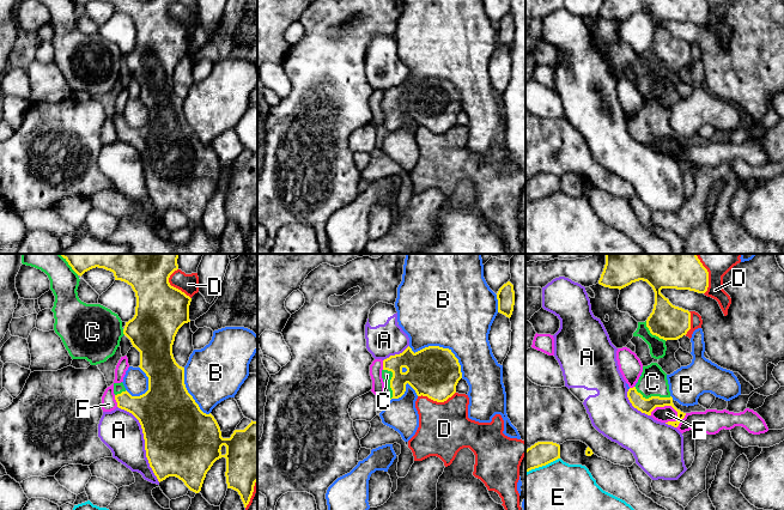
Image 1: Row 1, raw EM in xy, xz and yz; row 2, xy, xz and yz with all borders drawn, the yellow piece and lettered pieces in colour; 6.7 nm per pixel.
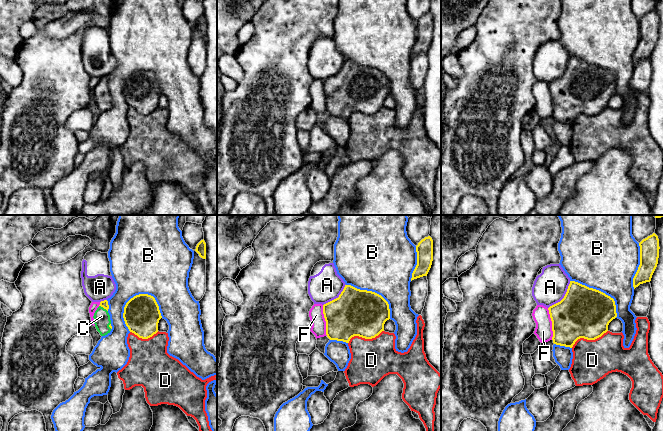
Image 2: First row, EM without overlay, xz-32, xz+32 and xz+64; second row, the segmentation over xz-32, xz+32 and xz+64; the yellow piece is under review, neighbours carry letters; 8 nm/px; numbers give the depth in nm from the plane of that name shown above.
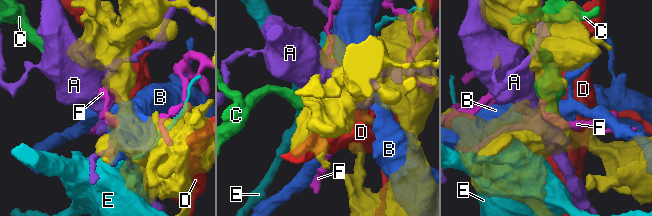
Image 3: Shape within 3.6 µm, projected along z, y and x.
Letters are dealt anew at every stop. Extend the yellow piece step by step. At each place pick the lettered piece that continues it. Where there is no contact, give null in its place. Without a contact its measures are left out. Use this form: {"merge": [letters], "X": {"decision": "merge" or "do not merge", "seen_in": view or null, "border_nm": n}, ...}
{"merge": ["C"], "A": {"decision": "do not merge", "seen_in": "xy", "border_nm": 600}, "B": {"decision": "do not merge", "seen_in": "xz", "border_nm": 420}, "C": {"decision": "merge", "seen_in": "yz", "border_nm": 260}, "D": {"decision": "do not merge", "seen_in": "yz", "border_nm": 280}, "E": {"decision": "do not merge", "seen_in": "yz", "border_nm": 260}, "F": {"decision": "do not merge", "seen_in": "yz", "border_nm": 200}}

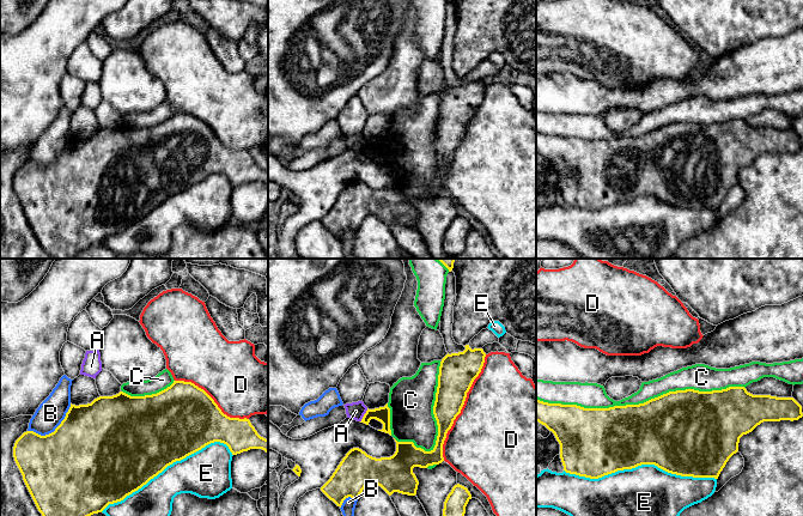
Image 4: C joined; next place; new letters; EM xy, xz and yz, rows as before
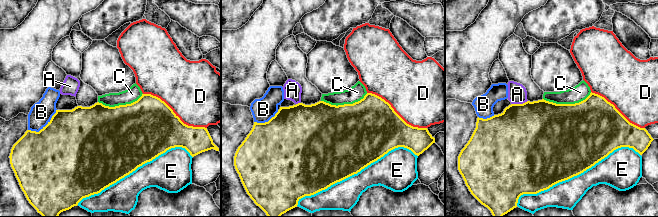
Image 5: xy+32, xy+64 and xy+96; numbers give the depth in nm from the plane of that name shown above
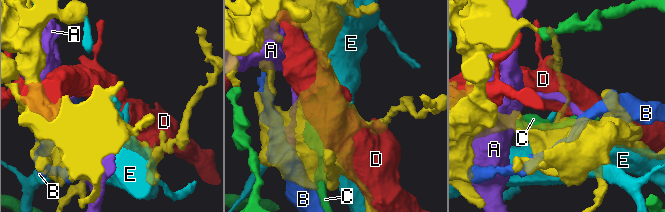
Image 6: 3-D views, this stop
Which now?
{"merge": [], "A": {"decision": "do not merge", "seen_in": "xz", "border_nm": 110}, "B": {"decision": "do not merge", "seen_in": "xy", "border_nm": 340}, "C": {"decision": "do not merge", "seen_in": "yz", "border_nm": 1400}, "D": {"decision": "do not merge", "seen_in": "xz", "border_nm": 750}, "E": {"decision": "do not merge", "seen_in": "yz", "border_nm": 1050}}

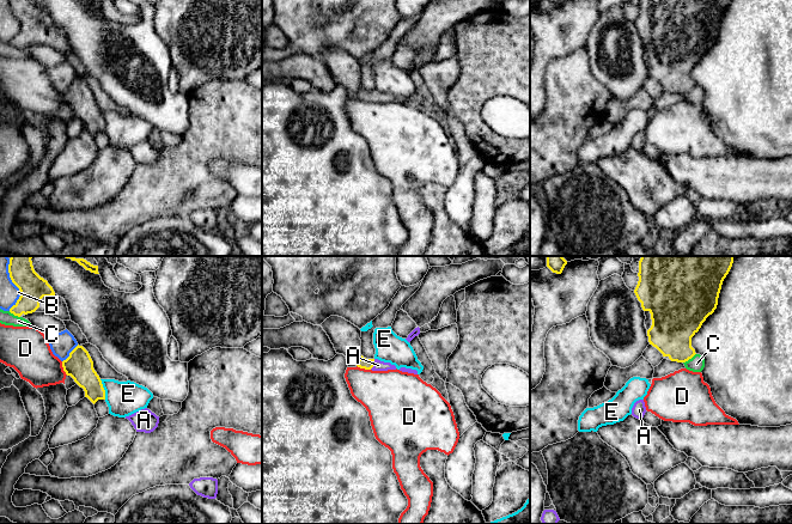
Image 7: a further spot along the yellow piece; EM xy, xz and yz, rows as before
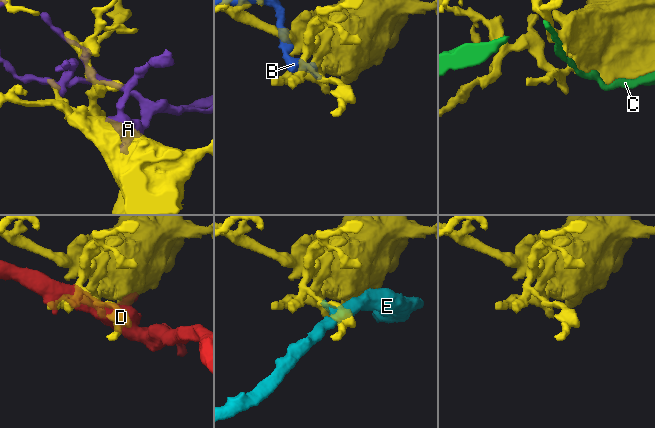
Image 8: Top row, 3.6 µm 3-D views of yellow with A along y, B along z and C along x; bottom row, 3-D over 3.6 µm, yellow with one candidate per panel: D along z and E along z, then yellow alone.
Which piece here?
{"merge": ["A"], "A": {"decision": "merge", "seen_in": "xz", "border_nm": 80}, "B": {"decision": "do not merge", "seen_in": "xy", "border_nm": 160}, "C": {"decision": "do not merge", "seen_in": "yz", "border_nm": 110}, "D": {"decision": "do not merge", "seen_in": "xy", "border_nm": 100}, "E": {"decision": "do not merge", "seen_in": "xy", "border_nm": 140}}

